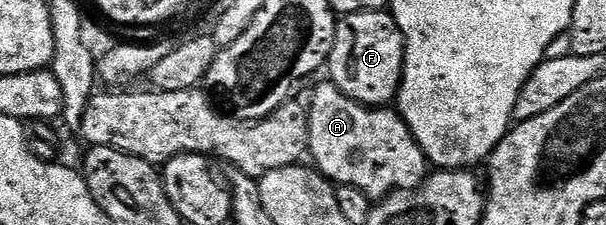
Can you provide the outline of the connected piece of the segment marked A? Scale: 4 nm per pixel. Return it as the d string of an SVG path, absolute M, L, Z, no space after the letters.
M330 82L317 85L309 99L309 142L309 156L315 159L313 164L318 171L336 185L356 187L375 202L393 192L408 192L418 188L429 175L428 158L398 111L358 104Z

